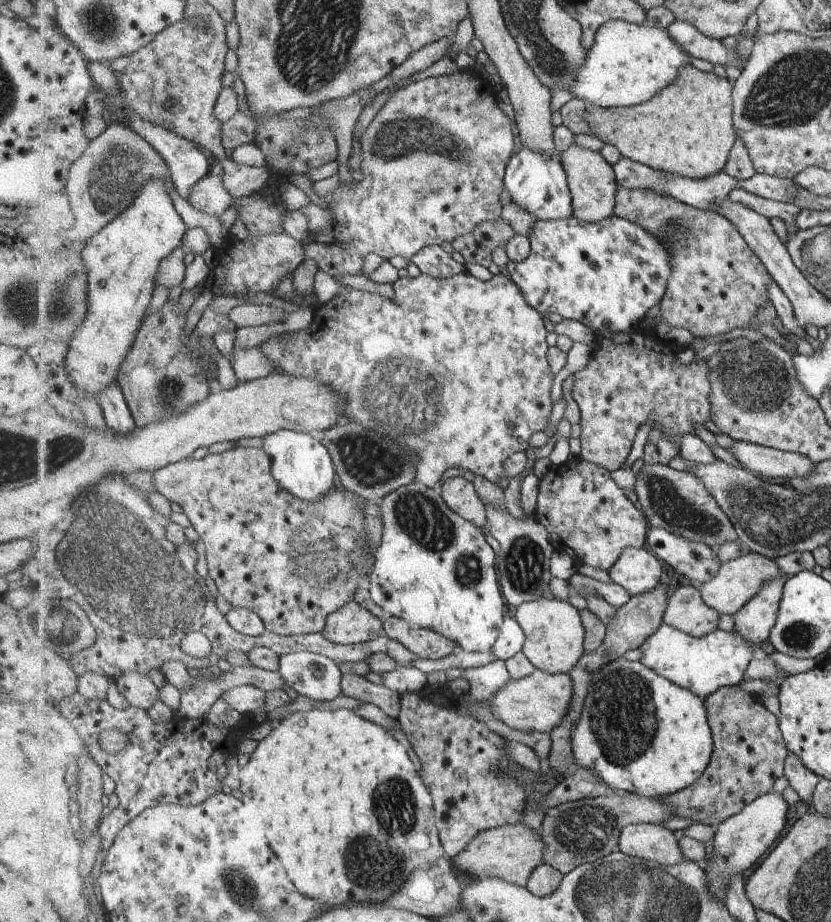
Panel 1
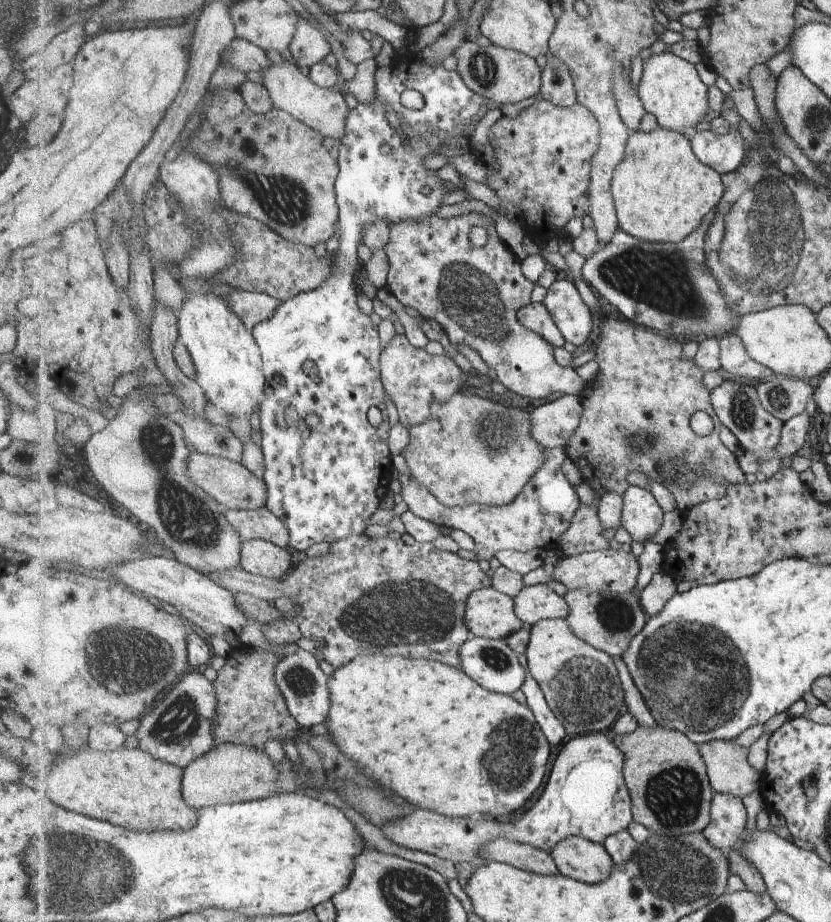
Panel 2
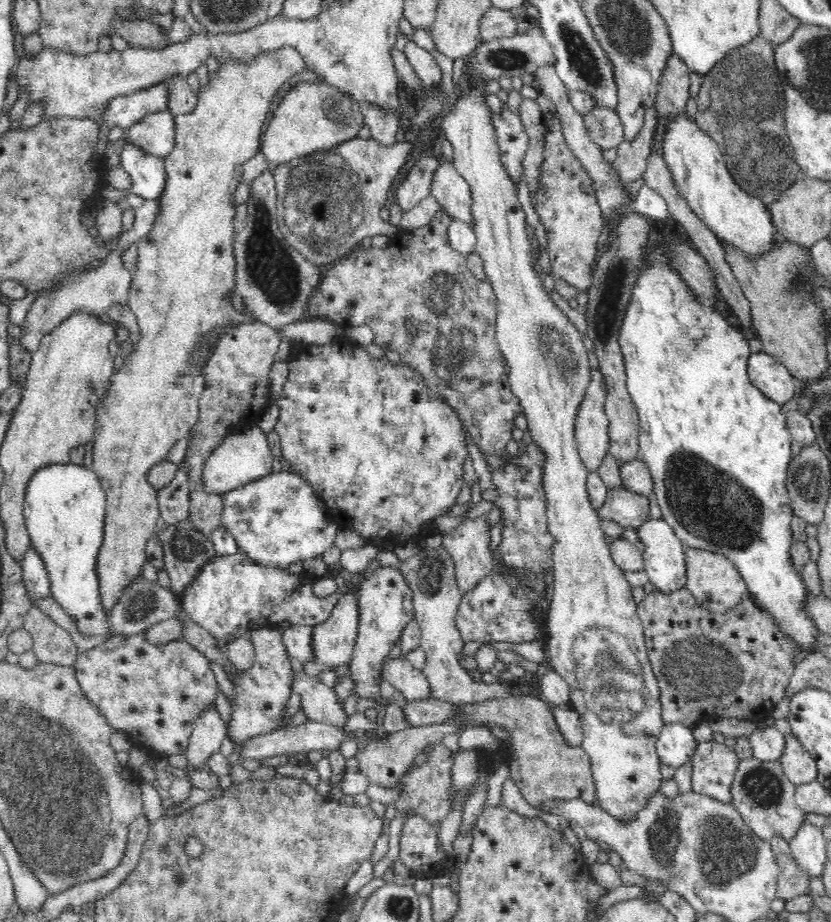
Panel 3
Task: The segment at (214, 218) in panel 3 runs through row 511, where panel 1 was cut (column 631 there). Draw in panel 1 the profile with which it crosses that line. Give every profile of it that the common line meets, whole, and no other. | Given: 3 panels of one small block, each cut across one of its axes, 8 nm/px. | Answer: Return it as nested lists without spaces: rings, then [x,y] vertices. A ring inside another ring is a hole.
[[[685,64],[673,84],[643,104],[603,108],[572,98],[561,109],[562,124],[574,135],[588,134],[616,146],[623,157],[693,179],[715,176],[724,170],[737,142],[732,86],[727,78]]]

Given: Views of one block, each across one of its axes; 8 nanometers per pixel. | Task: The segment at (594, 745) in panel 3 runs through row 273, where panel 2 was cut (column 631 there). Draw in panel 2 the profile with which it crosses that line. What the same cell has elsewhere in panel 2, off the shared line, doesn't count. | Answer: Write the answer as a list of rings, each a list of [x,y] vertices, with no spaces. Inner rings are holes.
[[[630,486],[623,498],[622,526],[632,540],[646,543],[663,528],[665,512],[650,490]]]

